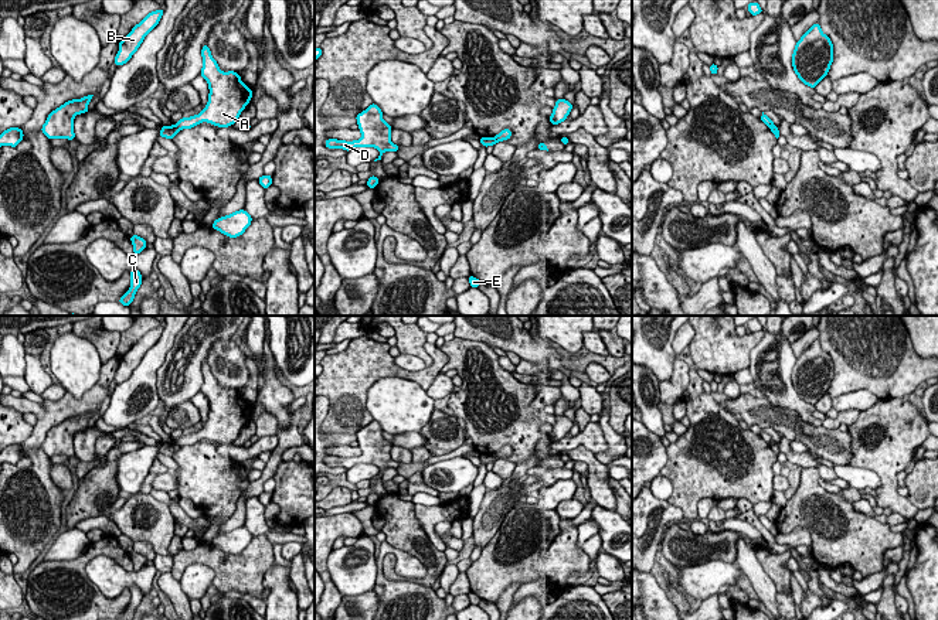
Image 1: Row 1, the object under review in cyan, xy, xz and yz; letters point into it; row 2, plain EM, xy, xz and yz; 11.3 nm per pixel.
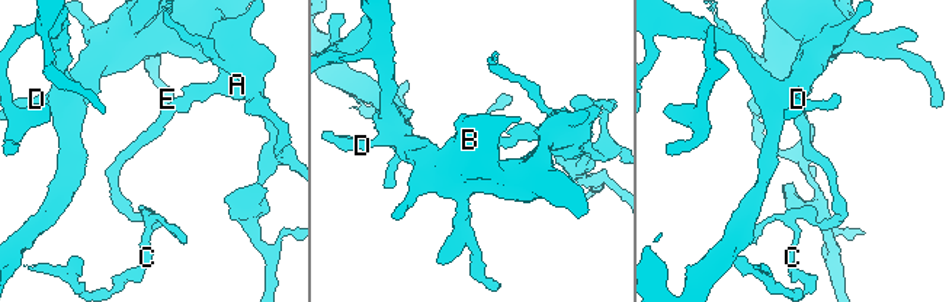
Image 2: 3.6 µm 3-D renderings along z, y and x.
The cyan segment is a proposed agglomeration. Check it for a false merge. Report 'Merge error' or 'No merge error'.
Merge error

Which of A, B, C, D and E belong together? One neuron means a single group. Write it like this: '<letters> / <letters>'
A B D E / C

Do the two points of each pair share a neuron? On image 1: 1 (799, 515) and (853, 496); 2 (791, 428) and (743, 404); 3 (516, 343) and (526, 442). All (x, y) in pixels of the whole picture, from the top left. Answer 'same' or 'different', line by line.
1: different
2: same
3: different

